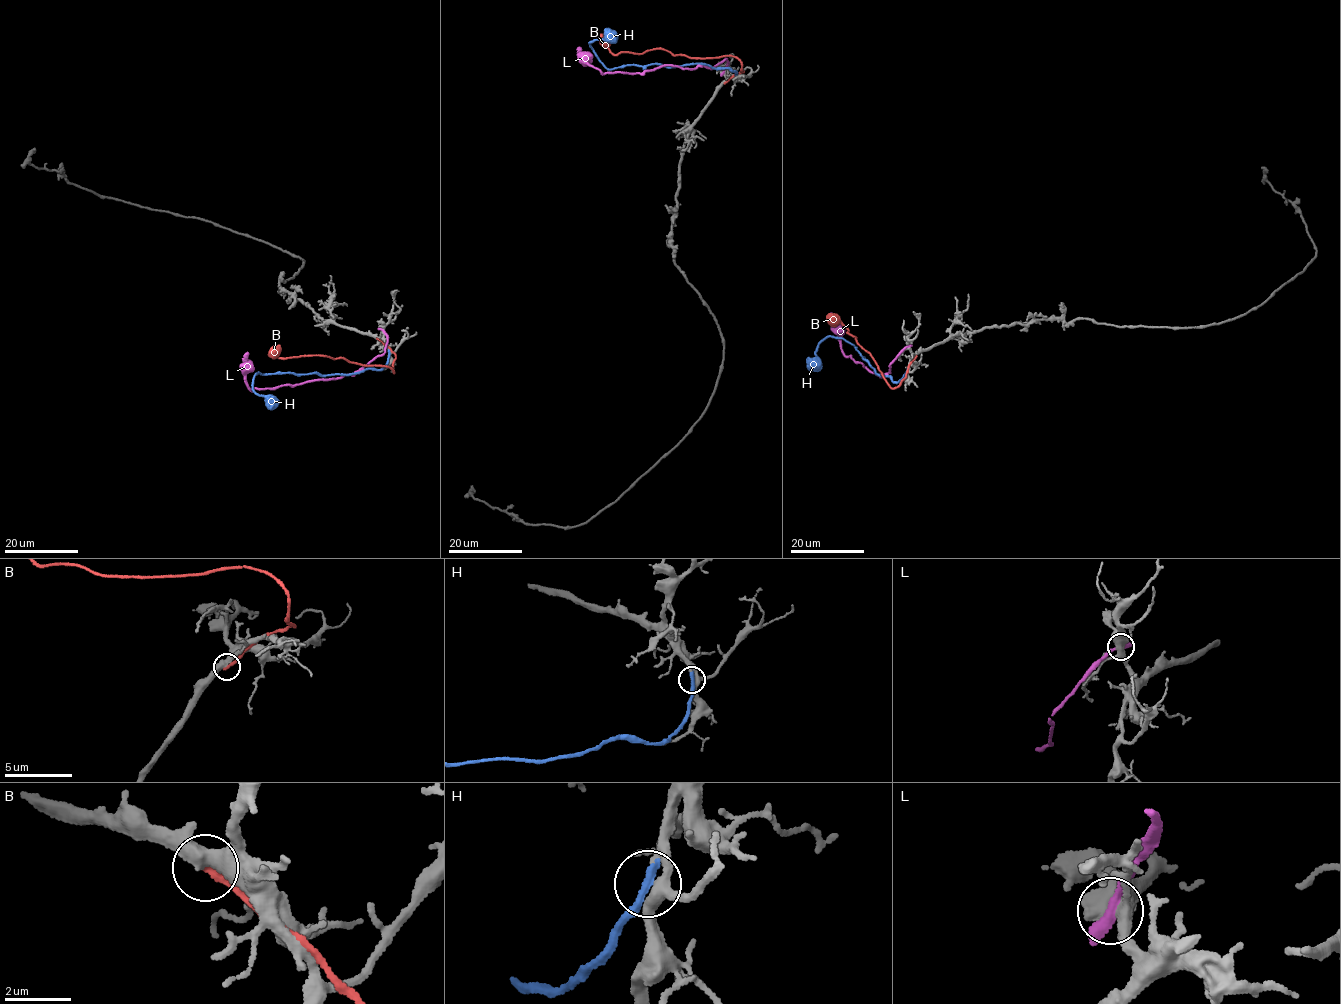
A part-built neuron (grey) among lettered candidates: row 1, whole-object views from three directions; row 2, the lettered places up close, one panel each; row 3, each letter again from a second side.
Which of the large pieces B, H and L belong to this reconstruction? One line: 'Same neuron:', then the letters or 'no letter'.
Same neuron: H

